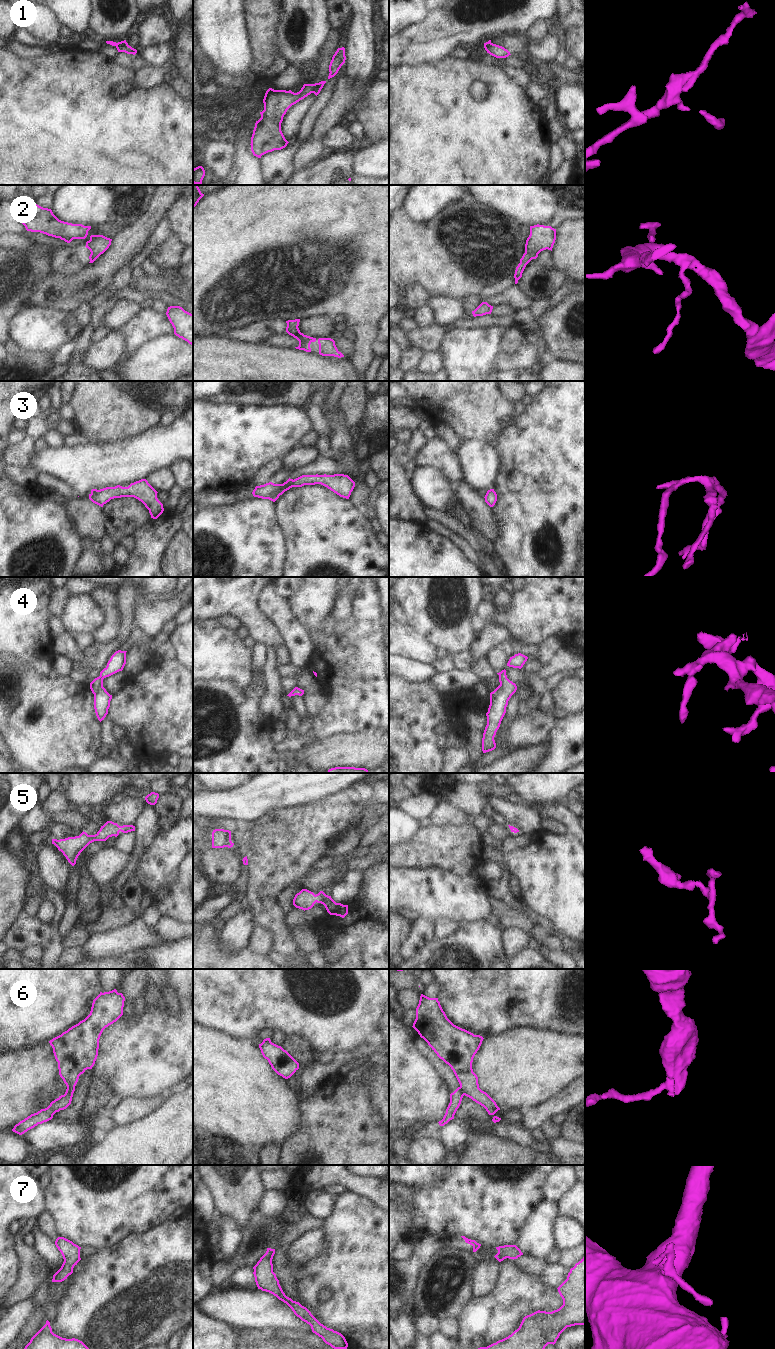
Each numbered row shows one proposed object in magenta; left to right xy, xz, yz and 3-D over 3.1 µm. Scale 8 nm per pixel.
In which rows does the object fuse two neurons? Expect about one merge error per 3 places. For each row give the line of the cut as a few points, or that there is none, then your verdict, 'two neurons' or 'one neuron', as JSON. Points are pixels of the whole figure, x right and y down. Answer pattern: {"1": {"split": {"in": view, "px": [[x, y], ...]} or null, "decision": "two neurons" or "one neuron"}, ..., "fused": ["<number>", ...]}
{"1": {"split": {"in": "xz", "px": [[313, 84], [311, 92]]}, "decision": "two neurons"}, "2": {"split": null, "decision": "one neuron"}, "3": {"split": {"in": "xz", "px": [[282, 484], [274, 495], [276, 499]]}, "decision": "two neurons"}, "4": {"split": null, "decision": "one neuron"}, "5": {"split": null, "decision": "one neuron"}, "6": {"split": {"in": "yz", "px": [[459, 1087], [463, 1095]]}, "decision": "two neurons"}, "7": {"split": null, "decision": "one neuron"}, "fused": ["1", "3", "6"]}

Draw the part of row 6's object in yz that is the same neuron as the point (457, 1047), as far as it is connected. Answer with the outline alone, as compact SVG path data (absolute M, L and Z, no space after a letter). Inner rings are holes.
M423 994L420 996L419 1004L416 1008L416 1019L412 1027L428 1043L437 1056L451 1067L460 1084L463 1095L483 1106L489 1115L494 1115L500 1110L496 1102L479 1088L478 1077L472 1069L473 1058L484 1039L482 1036L474 1035L454 1025L447 1018L438 998L429 998Z

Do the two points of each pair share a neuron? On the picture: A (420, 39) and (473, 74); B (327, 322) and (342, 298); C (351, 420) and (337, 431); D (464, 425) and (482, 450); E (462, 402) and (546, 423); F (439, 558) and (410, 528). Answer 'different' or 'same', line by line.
A: different
B: different
C: different
D: different
E: different
F: same

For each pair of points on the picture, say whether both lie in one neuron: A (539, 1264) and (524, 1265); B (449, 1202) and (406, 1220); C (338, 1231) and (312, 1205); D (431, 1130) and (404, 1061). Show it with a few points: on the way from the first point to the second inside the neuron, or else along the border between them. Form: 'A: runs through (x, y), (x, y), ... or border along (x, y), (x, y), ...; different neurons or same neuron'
A: runs through (535, 1265), (528, 1265); same neuron
B: runs through (438, 1210), (434, 1210), (417, 1220); same neuron
C: border along (335, 1196), (332, 1211), (323, 1219); different neurons
D: border along (446, 1108), (446, 1112), (440, 1120), (428, 1124); different neurons

